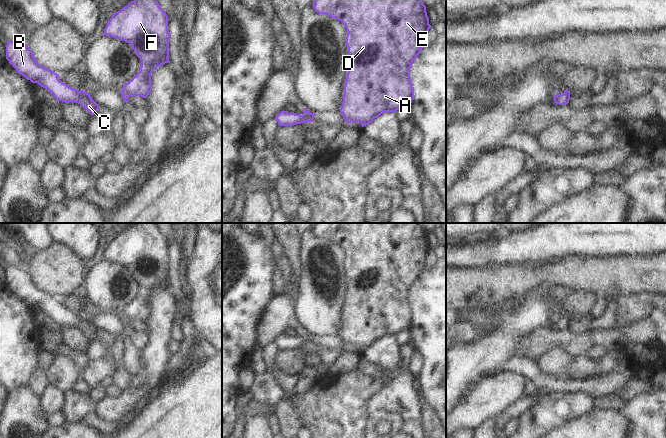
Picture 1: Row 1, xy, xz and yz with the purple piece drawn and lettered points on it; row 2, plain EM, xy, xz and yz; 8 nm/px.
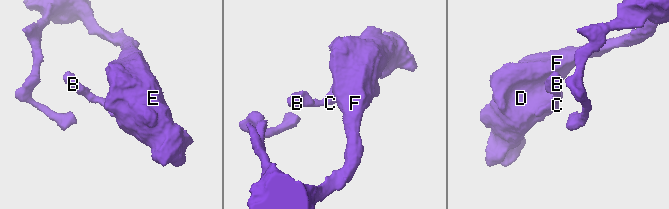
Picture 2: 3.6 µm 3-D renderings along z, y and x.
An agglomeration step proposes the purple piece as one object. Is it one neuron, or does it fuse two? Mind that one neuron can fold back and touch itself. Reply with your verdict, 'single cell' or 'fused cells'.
single cell

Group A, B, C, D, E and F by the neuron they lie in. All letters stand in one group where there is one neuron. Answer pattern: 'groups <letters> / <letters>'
groups A B C D E F

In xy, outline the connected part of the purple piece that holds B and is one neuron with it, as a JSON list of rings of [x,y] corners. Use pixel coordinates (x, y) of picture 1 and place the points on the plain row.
[[[8,265],[5,271],[6,283],[22,300],[47,313],[58,325],[76,326],[92,340],[97,337],[99,329],[89,317],[69,311],[58,303],[59,298],[41,290],[27,268]]]

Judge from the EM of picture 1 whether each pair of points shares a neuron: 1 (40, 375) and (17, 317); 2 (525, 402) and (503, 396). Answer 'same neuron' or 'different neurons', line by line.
1: different neurons
2: different neurons

